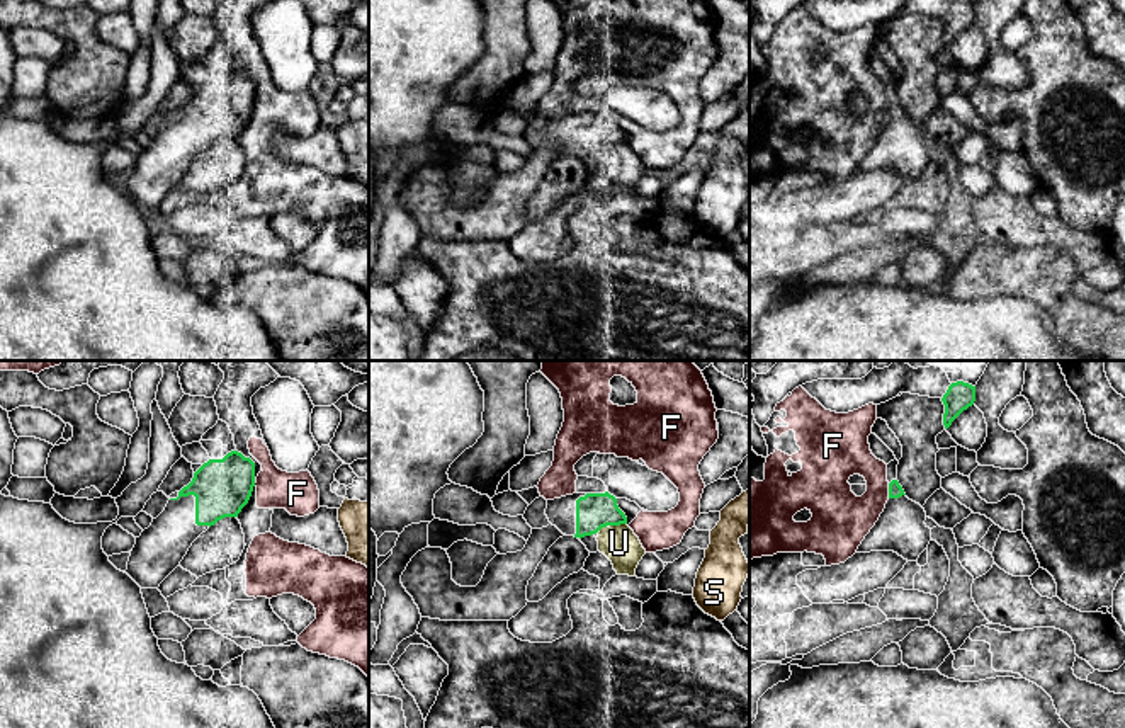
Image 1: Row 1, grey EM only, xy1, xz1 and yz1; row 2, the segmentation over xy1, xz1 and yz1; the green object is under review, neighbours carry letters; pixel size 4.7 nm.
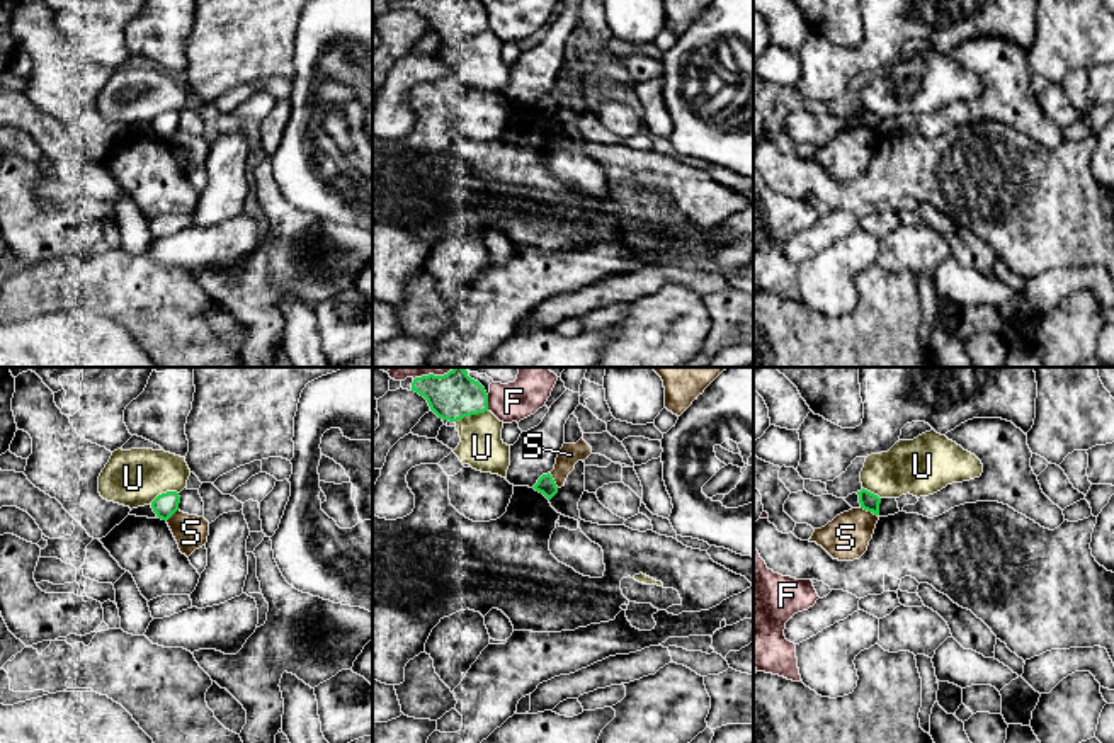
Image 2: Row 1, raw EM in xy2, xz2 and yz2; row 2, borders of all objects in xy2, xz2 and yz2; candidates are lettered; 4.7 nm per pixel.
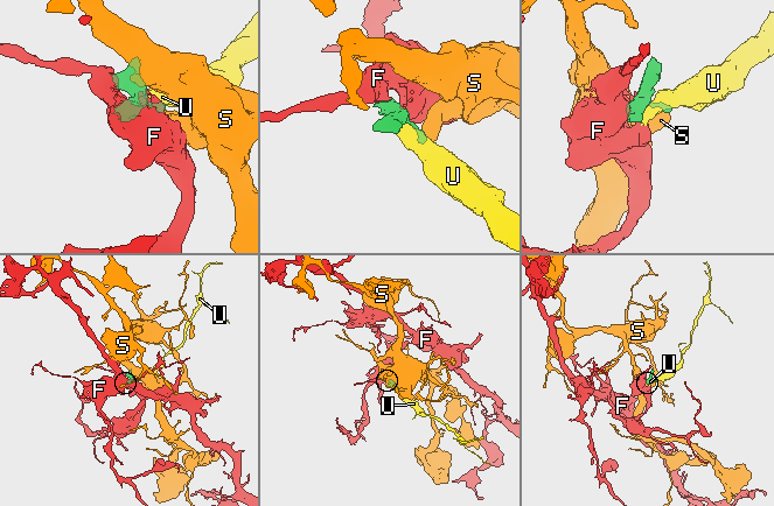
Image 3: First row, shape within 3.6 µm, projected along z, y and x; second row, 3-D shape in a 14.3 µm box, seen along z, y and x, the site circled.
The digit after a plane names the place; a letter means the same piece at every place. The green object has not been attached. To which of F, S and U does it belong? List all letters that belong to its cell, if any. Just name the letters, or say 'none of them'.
none of them

